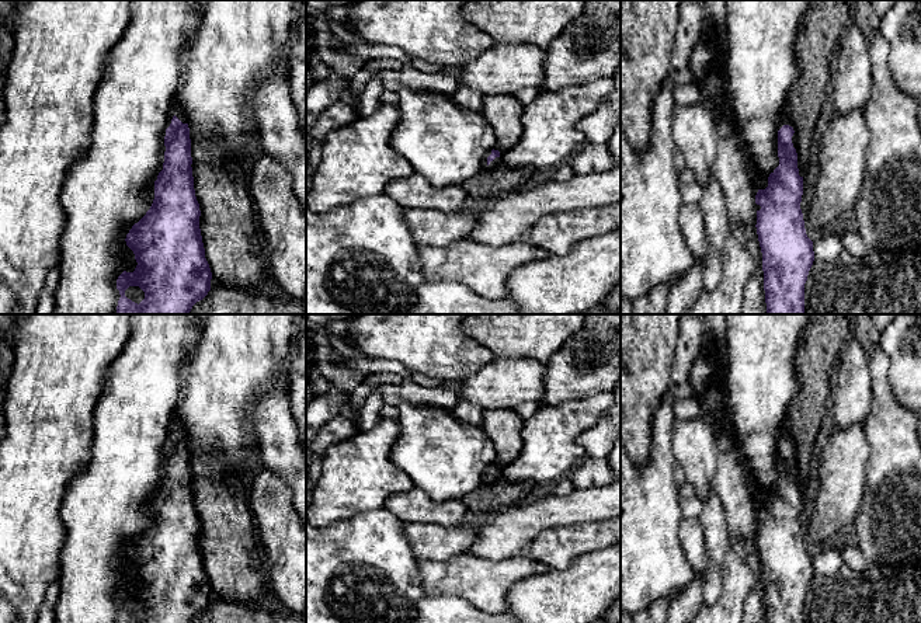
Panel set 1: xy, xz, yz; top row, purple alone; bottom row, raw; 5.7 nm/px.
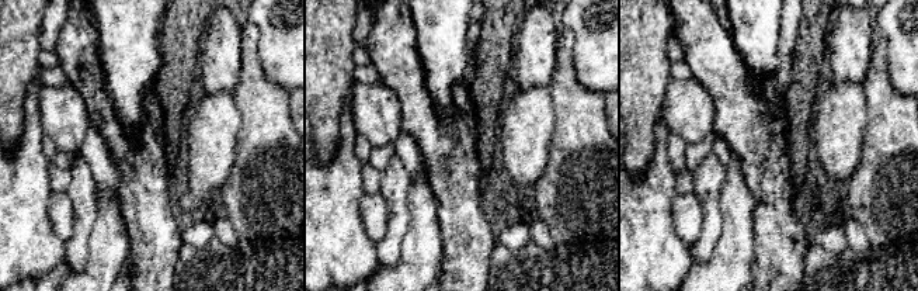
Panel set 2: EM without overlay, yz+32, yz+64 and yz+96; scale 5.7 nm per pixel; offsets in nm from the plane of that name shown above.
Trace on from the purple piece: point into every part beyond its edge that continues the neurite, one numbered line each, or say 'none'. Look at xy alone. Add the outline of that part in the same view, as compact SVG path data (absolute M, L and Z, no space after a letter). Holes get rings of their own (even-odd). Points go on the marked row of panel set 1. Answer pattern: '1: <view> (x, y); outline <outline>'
1: xy (179, 110); outline M175 100L175 101L173 102L171 109L170 109L166 129L170 126L171 119L173 119L174 115L175 115L183 123L188 123L185 107L184 107L178 100ZM164 129L164 132L163 132L163 139L164 139L164 136L166 136L166 129Z

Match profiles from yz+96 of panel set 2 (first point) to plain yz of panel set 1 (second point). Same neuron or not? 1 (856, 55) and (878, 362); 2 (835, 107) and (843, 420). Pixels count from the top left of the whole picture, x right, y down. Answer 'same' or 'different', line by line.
1: different
2: different

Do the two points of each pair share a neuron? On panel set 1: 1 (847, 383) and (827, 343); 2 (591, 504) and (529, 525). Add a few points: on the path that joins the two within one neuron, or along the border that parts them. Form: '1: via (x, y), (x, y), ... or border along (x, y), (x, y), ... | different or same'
1: border along (851, 336), (838, 351), (834, 386), (830, 393) | different
2: via (576, 508), (552, 510), (545, 514) | same

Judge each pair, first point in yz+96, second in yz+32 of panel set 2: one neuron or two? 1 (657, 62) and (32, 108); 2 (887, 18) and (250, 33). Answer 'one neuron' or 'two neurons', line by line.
1: two neurons
2: two neurons

